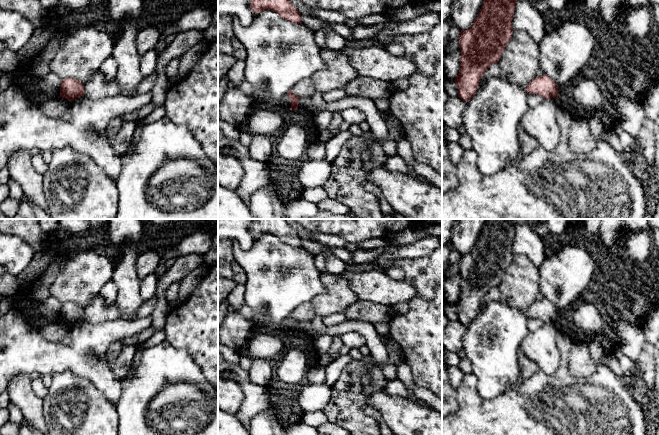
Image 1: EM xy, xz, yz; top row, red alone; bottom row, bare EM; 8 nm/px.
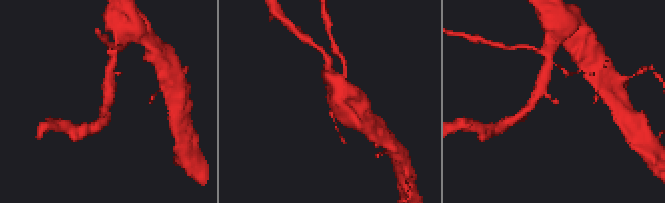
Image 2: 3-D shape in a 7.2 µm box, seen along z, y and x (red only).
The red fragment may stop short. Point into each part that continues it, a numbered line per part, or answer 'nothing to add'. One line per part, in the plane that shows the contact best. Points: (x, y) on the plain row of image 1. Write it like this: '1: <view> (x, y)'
nothing to add

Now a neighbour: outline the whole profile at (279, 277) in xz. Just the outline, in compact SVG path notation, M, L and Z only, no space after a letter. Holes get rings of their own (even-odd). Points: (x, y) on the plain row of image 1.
M271 234L254 237L253 244L249 250L243 250L236 240L232 242L234 261L236 261L246 273L245 304L252 309L262 311L264 318L271 324L279 325L299 305L311 302L317 295L324 294L327 291L320 280L322 273L314 264L314 256L303 247L292 247Z

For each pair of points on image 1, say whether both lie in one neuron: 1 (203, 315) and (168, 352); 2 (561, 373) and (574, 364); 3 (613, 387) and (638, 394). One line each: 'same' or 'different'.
1: different
2: different
3: different

